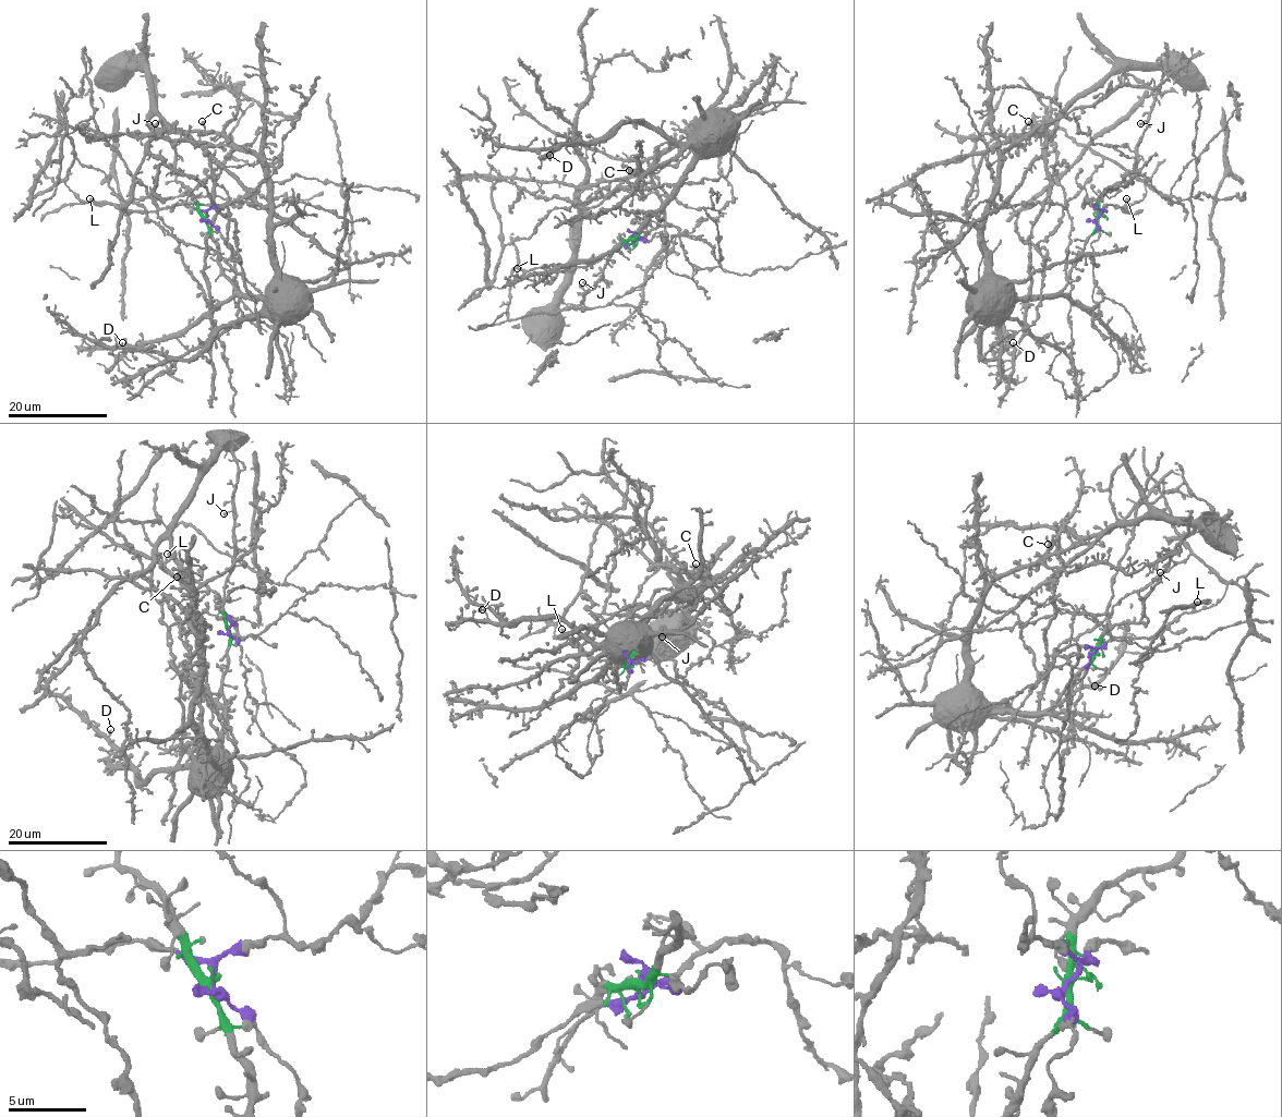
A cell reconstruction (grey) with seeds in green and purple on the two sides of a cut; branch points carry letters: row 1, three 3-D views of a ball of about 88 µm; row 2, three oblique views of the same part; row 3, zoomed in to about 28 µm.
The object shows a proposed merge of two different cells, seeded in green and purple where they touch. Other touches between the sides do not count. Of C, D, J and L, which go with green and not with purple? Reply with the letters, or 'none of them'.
C, D, J

